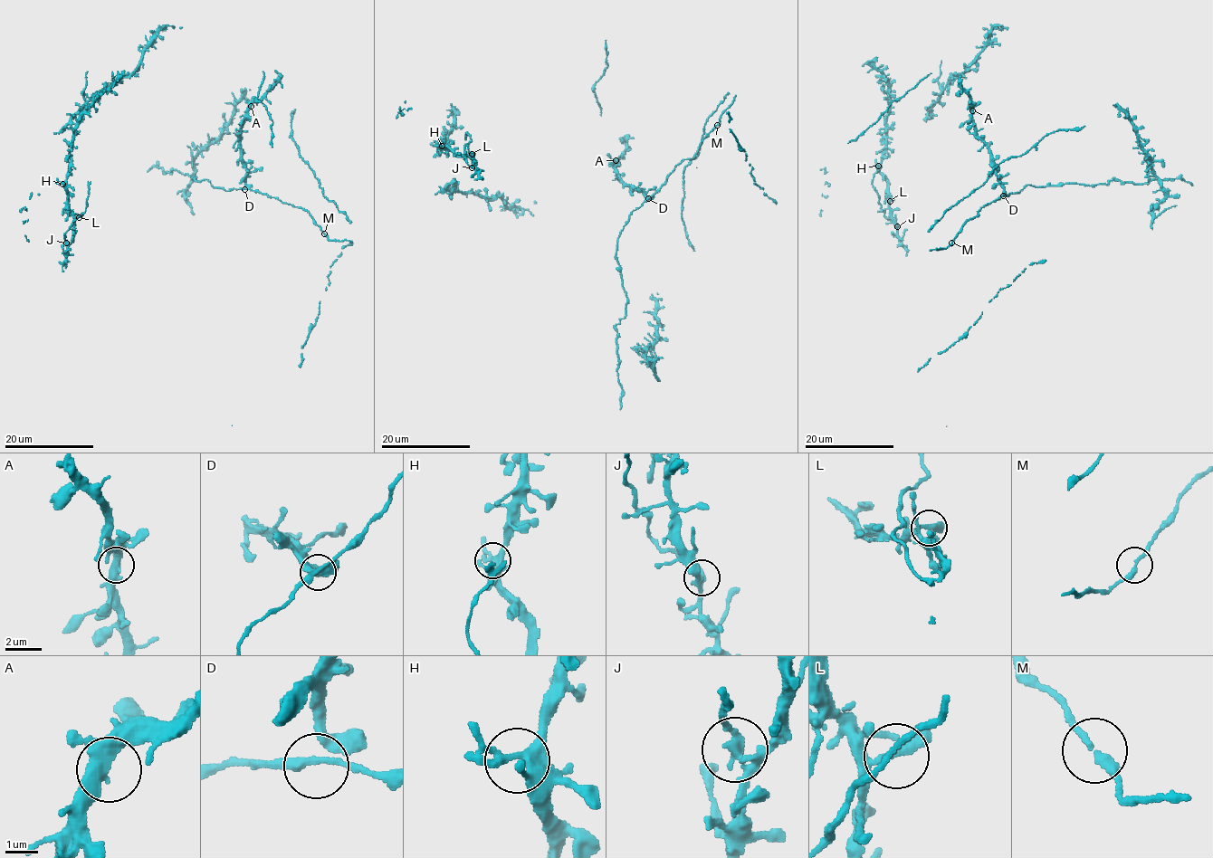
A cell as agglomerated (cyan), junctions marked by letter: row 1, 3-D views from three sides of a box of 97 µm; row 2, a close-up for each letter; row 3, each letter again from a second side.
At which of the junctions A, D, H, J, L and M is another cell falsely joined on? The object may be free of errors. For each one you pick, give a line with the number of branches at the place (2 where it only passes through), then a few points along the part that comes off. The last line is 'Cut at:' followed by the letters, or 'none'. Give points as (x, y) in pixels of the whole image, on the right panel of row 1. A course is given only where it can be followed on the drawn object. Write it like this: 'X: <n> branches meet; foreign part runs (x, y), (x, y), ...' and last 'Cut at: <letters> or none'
J: 3 branches meet; foreign part runs (897, 227), (885, 215), (873, 185), (873, 174), (881, 165)
Cut at: J

